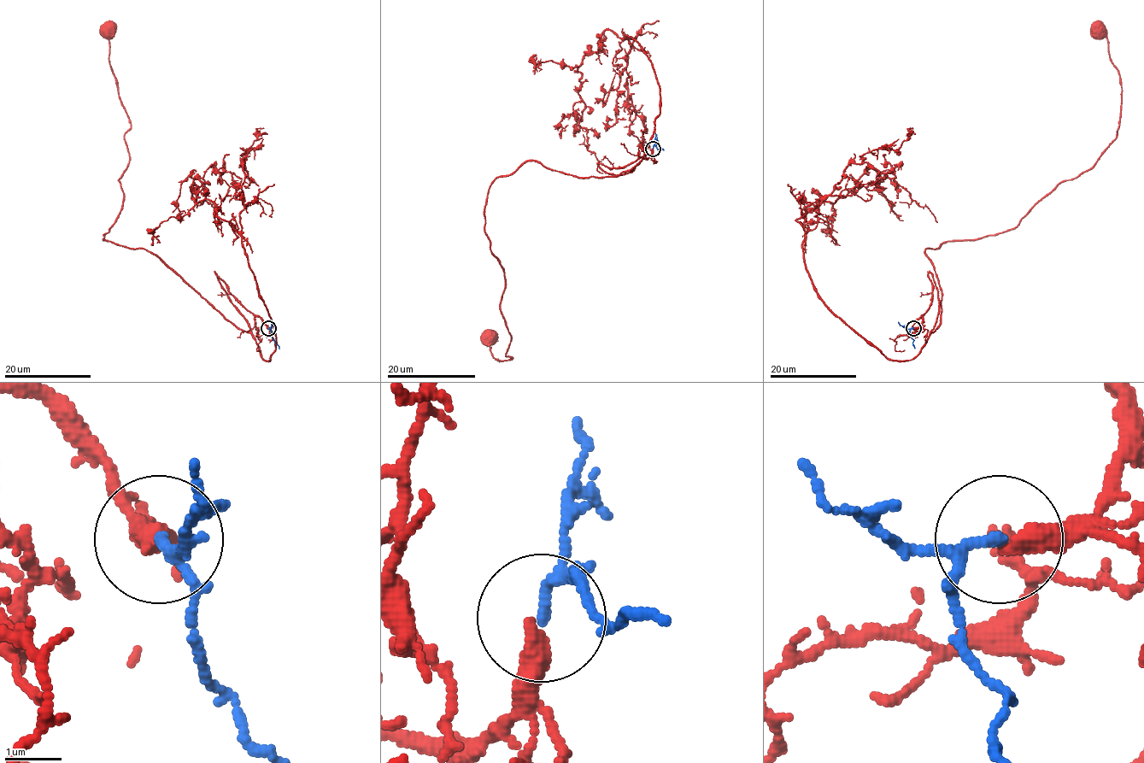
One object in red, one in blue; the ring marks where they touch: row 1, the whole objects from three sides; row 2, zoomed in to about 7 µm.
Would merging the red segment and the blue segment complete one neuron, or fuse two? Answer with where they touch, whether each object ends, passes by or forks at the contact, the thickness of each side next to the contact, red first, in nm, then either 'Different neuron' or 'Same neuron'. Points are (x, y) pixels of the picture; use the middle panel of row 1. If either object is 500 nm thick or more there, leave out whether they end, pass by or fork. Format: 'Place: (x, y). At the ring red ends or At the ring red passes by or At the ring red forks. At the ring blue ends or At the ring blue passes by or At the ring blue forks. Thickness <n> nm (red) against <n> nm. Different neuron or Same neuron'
Place: (653, 149). At the ring red ends. At the ring blue passes by. Thickness 360 nm (red) against 140 nm. Same neuron

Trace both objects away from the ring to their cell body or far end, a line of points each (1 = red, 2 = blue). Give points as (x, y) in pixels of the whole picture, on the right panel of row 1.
1: (913, 329), (929, 272), (933, 331), (940, 321), (925, 249), (1012, 229), (1116, 137), (1120, 77), (1097, 28)
2: (913, 327), (910, 330), (910, 337), (914, 348)

